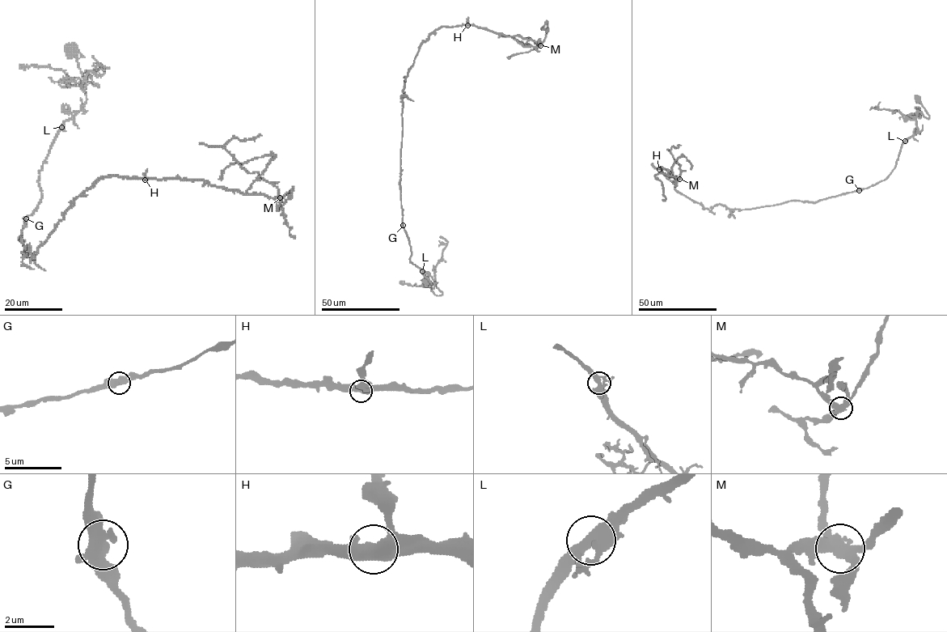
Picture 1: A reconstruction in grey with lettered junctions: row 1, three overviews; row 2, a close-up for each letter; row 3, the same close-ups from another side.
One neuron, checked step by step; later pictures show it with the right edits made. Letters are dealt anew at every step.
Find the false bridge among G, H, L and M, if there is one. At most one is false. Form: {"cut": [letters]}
{"cut": ["M"]}

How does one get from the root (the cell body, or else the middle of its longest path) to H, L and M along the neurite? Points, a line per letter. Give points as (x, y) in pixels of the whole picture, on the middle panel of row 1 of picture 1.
H: (428, 285), (442, 294), (410, 261), (402, 222), (404, 80), (431, 34), (467, 25)
L: (428, 285), (435, 294), (442, 294), (436, 283), (431, 282), (422, 271)
M: (428, 285), (442, 294), (410, 261), (402, 222), (407, 70), (420, 44), (441, 27), (474, 25), (540, 45)

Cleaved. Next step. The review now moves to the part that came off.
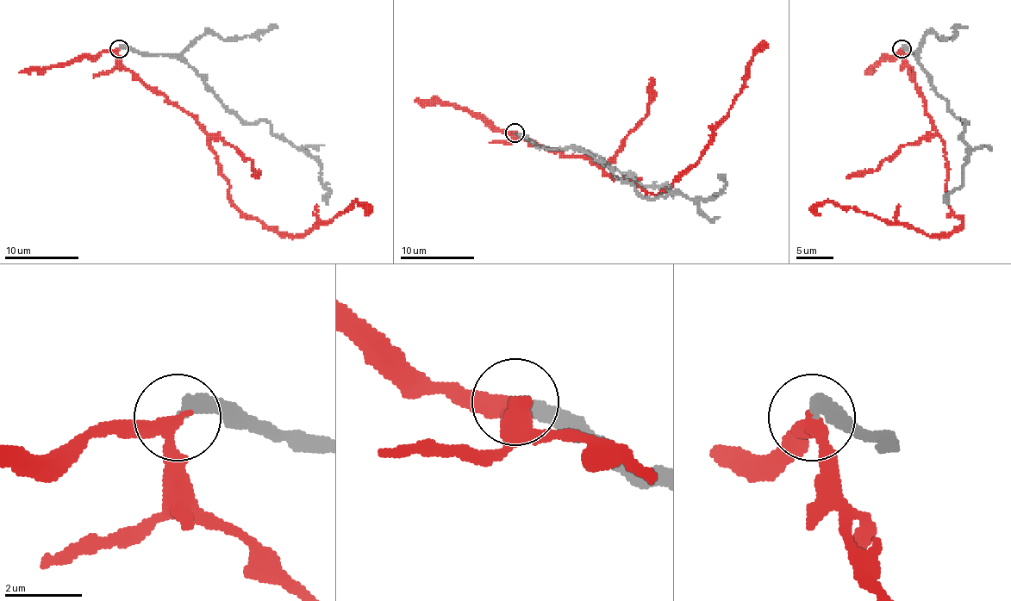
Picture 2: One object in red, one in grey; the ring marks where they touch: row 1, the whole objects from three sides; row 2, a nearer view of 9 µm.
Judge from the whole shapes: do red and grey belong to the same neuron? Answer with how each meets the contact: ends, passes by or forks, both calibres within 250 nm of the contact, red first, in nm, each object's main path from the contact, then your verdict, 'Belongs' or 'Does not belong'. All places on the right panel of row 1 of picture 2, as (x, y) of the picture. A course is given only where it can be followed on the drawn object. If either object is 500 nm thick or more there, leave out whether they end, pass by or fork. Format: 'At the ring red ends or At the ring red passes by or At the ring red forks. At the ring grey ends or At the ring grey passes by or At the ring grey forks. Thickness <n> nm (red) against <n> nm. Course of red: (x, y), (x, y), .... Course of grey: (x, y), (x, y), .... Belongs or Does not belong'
At the ring red passes by. At the ring grey ends. Thickness 320 nm (red) against 360 nm. Course of red: (902, 48), (945, 146), (949, 207), (964, 221), (951, 234), (930, 236), (826, 201), (814, 210), (820, 215). Course of grey: (902, 48), (917, 56), (930, 85), (949, 109), (967, 120), (964, 182), (946, 199), (949, 204). Belongs

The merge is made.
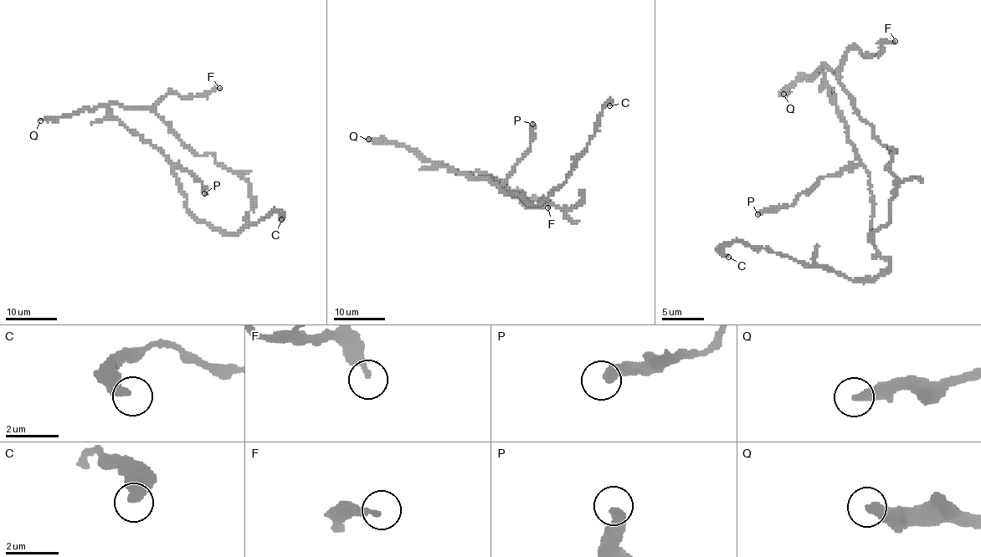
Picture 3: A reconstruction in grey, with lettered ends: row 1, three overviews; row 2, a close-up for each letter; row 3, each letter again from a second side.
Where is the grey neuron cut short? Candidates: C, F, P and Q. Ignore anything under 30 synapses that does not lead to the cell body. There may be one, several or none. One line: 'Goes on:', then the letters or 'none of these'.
Goes on: Q

